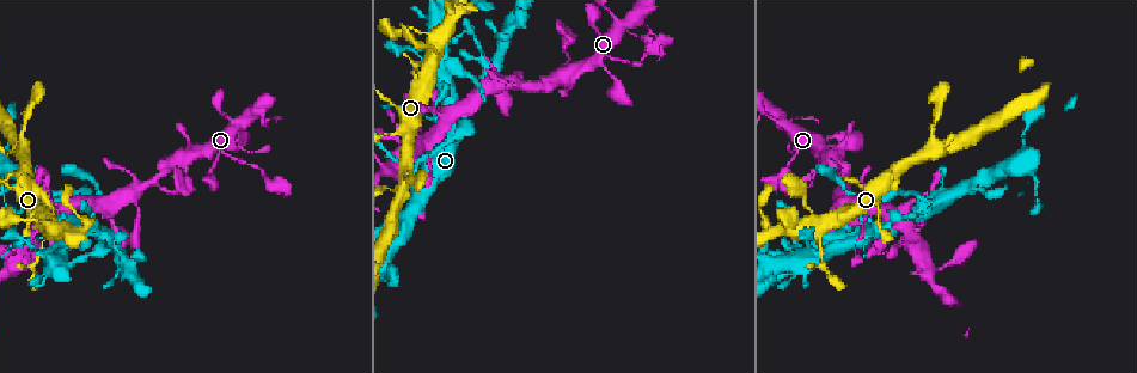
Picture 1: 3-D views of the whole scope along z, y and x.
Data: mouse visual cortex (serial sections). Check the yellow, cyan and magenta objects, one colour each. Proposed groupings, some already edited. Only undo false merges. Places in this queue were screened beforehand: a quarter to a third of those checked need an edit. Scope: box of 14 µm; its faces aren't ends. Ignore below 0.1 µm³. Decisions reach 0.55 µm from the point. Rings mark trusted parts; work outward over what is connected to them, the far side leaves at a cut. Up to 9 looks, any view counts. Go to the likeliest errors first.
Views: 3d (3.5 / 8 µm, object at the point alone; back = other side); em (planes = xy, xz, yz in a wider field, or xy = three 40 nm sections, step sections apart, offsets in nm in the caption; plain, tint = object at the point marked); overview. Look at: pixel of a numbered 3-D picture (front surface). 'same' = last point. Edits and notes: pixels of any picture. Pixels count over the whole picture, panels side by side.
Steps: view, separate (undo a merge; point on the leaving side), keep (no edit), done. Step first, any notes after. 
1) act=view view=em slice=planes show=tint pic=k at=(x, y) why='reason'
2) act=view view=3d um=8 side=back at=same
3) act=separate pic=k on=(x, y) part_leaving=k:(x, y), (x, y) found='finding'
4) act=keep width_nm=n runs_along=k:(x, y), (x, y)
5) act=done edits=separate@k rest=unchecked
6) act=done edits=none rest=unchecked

act=view view=3d um=3.5 side=back pic=1 at=(435, 56)

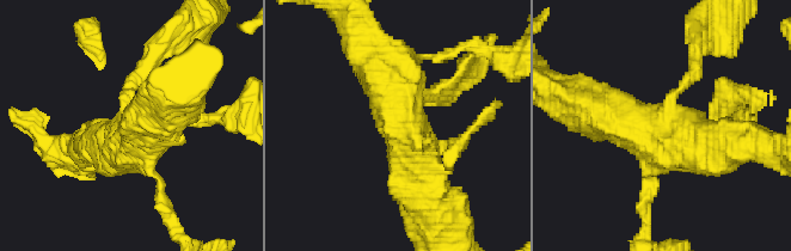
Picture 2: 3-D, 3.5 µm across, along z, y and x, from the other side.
act=view view=em slice=xy step=5 show=tint pic=2 at=(668, 116) why='now the EM'

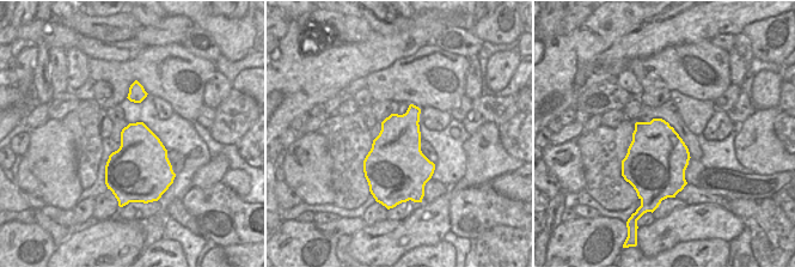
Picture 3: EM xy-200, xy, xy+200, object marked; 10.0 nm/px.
act=keep arms=4 runs_along=2:(428, 196), (396, 84), (376, 62) found='one cell here'

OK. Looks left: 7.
act=view view=3d um=3.5 pic=1 at=(390, 189) why='three-way junction'

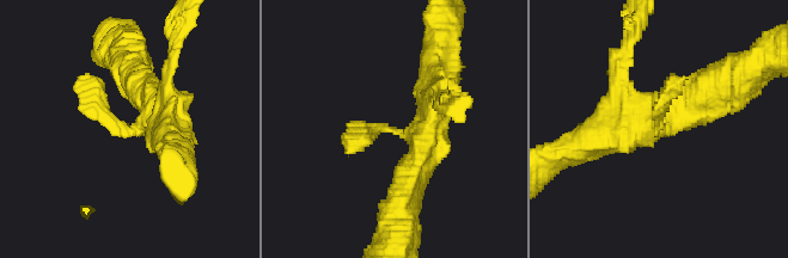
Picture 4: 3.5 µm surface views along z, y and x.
act=view view=em slice=xy step=1 show=tint pic=4 at=(126, 131) arms=3 arm_widths_nm=200,400,450 why='now the EM'

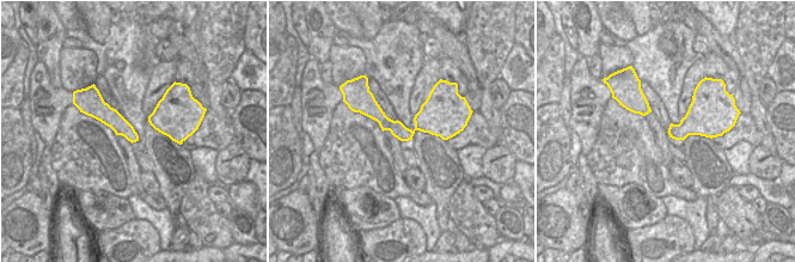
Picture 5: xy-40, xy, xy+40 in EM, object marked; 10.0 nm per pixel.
act=view view=em slice=planes show=tint at=same

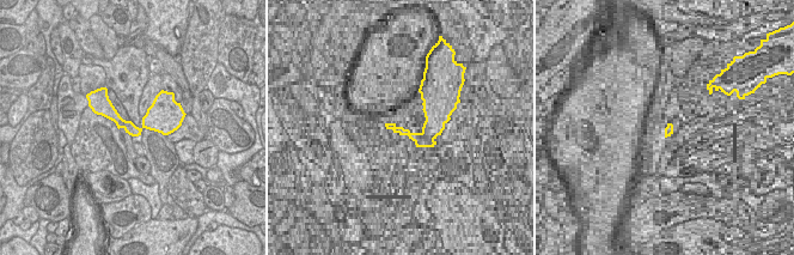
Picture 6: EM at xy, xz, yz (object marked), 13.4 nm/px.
act=keep runs_along=4:(168, 130), (160, 115), (120, 130), (79, 75) found='one cell here'

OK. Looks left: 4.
act=view view=3d um=8 pic=1 at=(443, 118) why='calibre changes'

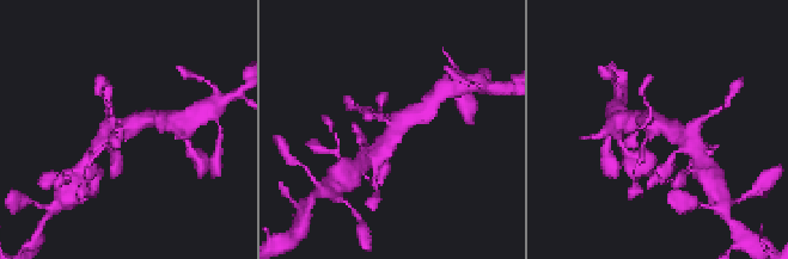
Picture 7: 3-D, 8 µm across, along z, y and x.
act=view view=3d um=3.5 side=back pic=7 at=(394, 126) why='closer look'

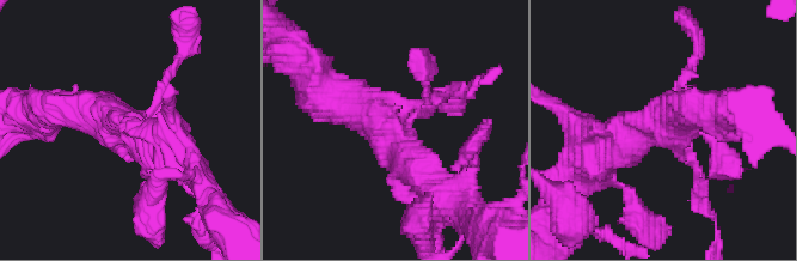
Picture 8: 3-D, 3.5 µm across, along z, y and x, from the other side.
act=keep runs_along=8:(325, 92), (380, 122), (435, 187) found='one cell here'

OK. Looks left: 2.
act=view view=3d um=3.5 pic=1 at=(897, 247)

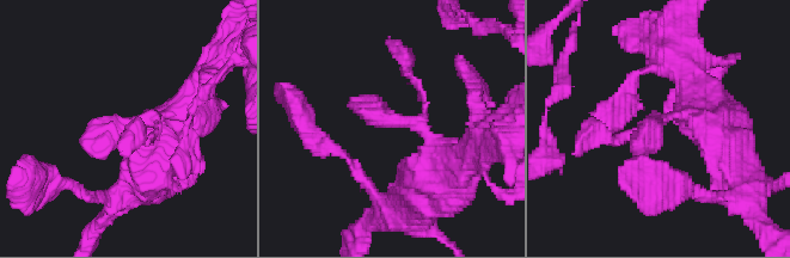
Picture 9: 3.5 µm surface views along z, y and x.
act=view view=em slice=xy step=3 show=tint pic=9 at=(405, 124) why='need the tissue'

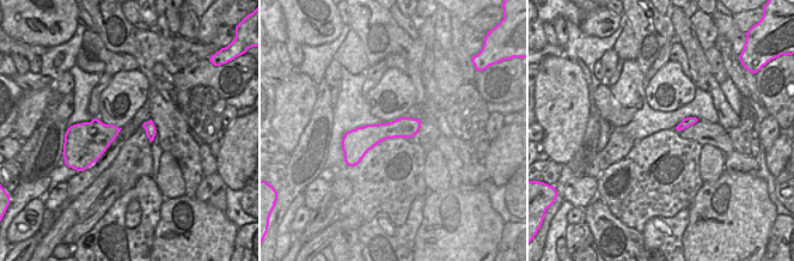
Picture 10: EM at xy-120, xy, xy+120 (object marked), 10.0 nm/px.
act=keep runs_along=10:(417, 123), (374, 133), (346, 147) found='one cell here'

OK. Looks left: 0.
act=done edits=none rest=unchecked

